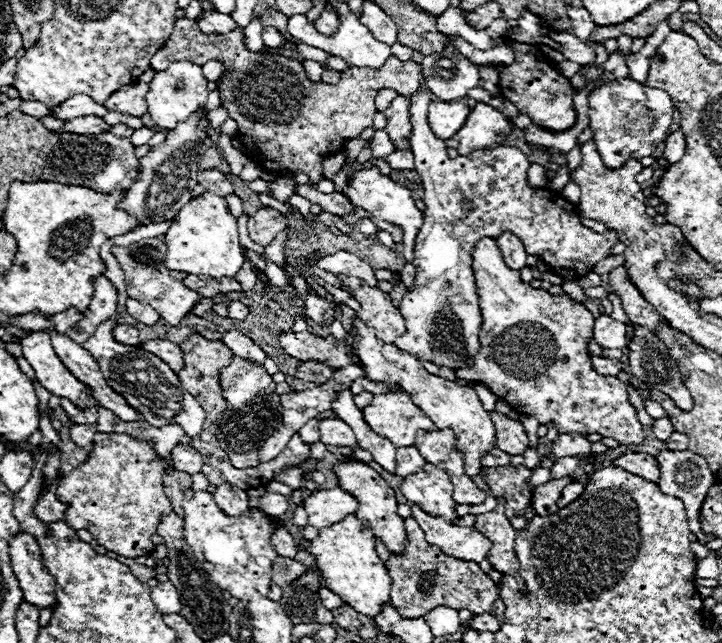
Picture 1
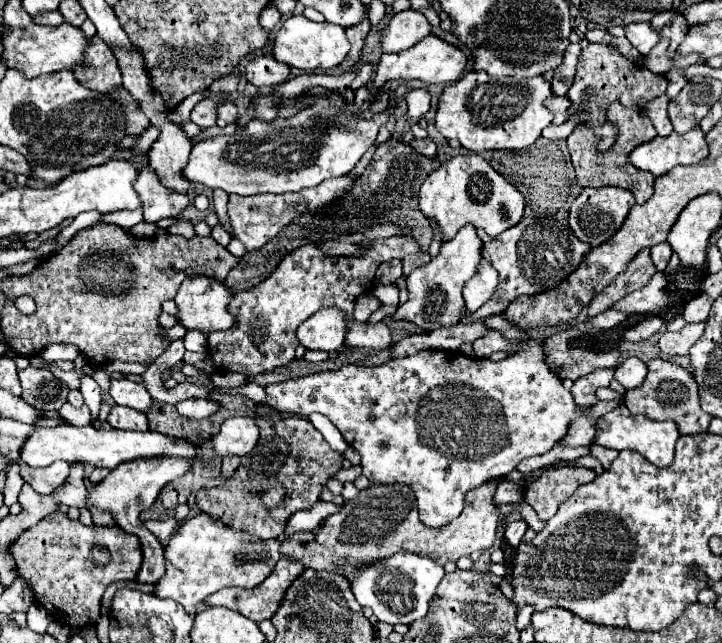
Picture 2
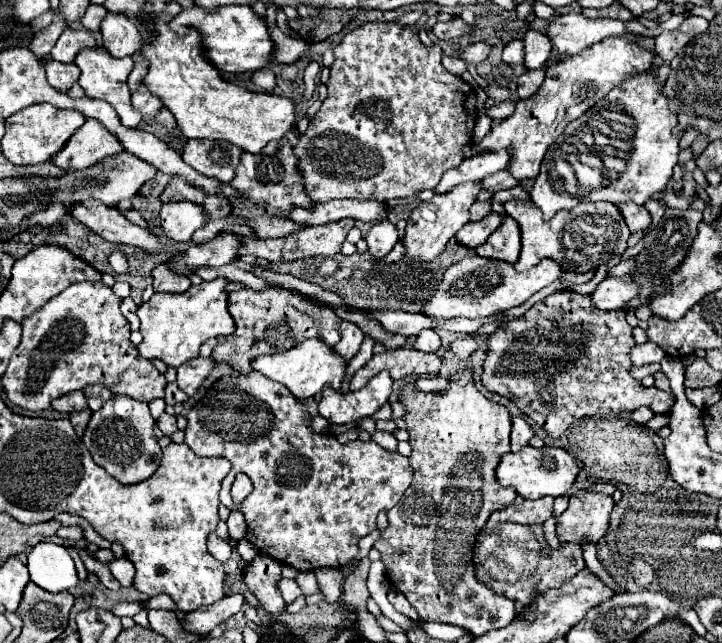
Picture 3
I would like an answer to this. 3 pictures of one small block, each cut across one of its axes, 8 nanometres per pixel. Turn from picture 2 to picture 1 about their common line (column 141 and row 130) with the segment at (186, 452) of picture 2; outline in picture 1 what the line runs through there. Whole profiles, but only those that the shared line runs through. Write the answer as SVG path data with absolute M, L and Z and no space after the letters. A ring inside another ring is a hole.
M430 102L428 106L428 124L436 138L452 138L466 122L470 106L464 102Z

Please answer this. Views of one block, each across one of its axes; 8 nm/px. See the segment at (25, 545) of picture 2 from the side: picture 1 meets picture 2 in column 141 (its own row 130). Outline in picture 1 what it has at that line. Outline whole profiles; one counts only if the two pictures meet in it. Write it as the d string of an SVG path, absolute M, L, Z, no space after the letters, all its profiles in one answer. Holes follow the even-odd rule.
M514 42L516 62L506 66L498 66L500 72L500 94L510 100L520 112L528 114L532 122L540 128L548 128L552 132L564 132L576 124L576 110L572 104L574 92L570 90L568 82L558 76L558 72L550 66L538 46L528 46Z

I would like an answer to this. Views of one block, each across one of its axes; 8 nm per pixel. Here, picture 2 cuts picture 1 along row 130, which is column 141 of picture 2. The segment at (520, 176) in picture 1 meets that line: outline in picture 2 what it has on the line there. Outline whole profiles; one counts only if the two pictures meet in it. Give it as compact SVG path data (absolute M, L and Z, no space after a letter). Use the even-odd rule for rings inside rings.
M114 406L108 416L108 424L112 428L132 430L132 432L146 432L148 430L146 414L134 410L134 408L128 408L128 406Z

